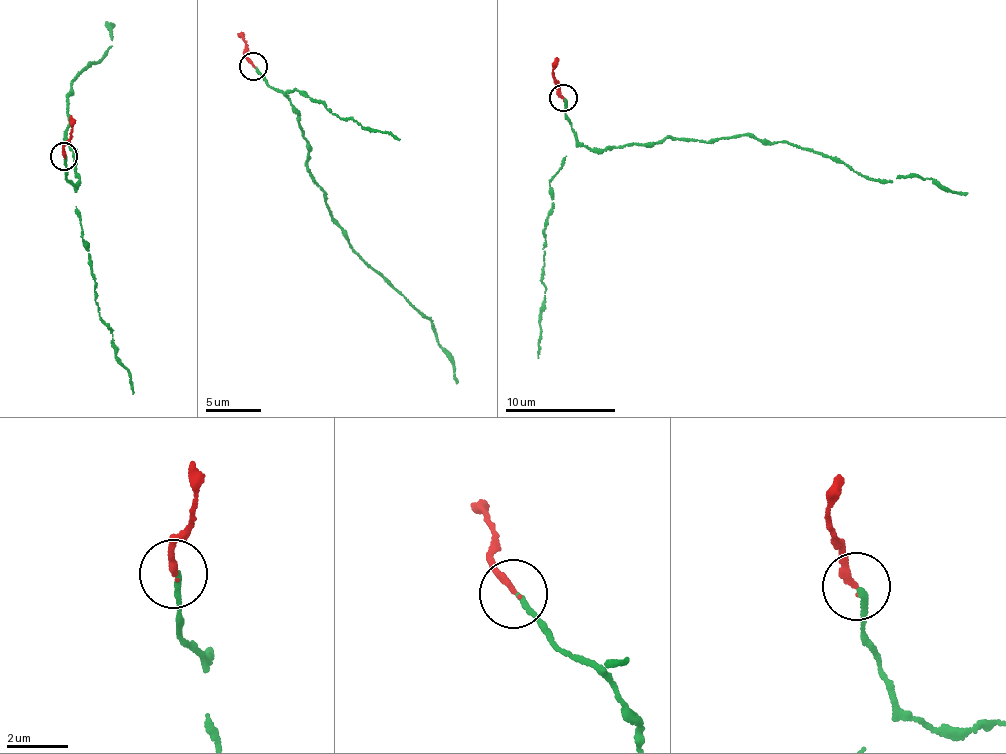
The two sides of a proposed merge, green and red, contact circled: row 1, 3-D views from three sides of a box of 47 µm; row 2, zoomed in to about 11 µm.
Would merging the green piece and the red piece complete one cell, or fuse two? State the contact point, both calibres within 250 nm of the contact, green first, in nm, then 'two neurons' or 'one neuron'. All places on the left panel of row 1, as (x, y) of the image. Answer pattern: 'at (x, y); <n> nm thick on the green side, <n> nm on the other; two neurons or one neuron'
at (64, 156); 180 nm thick on the green side, 200 nm on the other; one neuron

